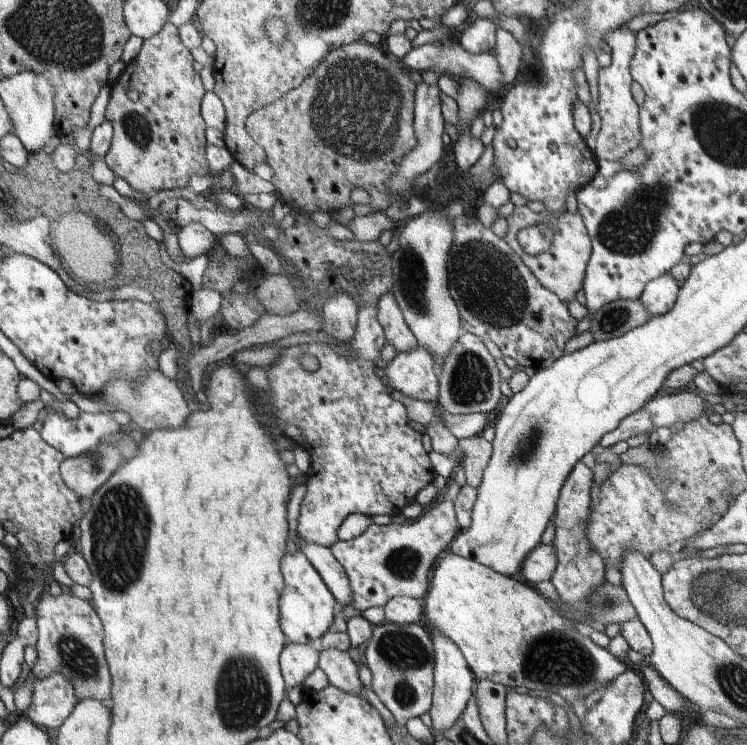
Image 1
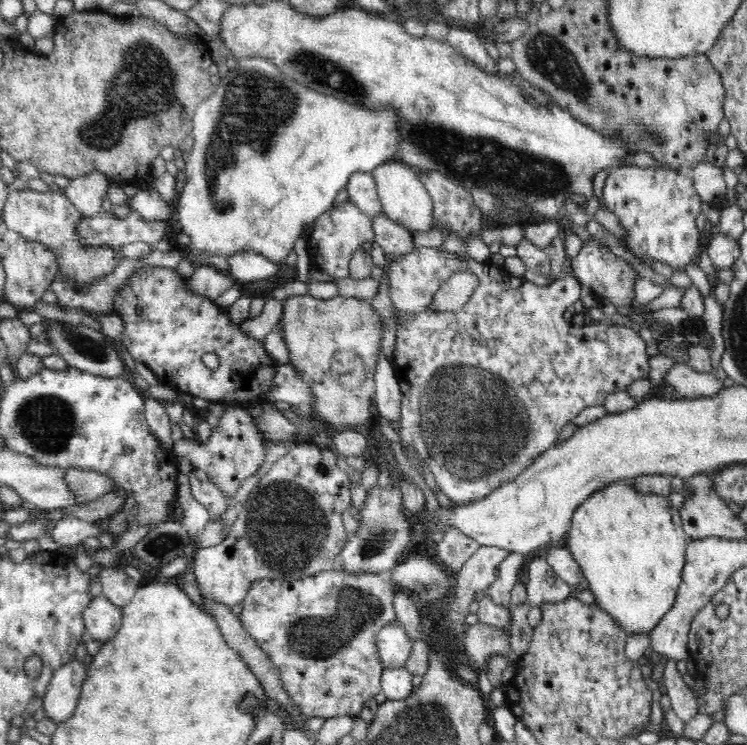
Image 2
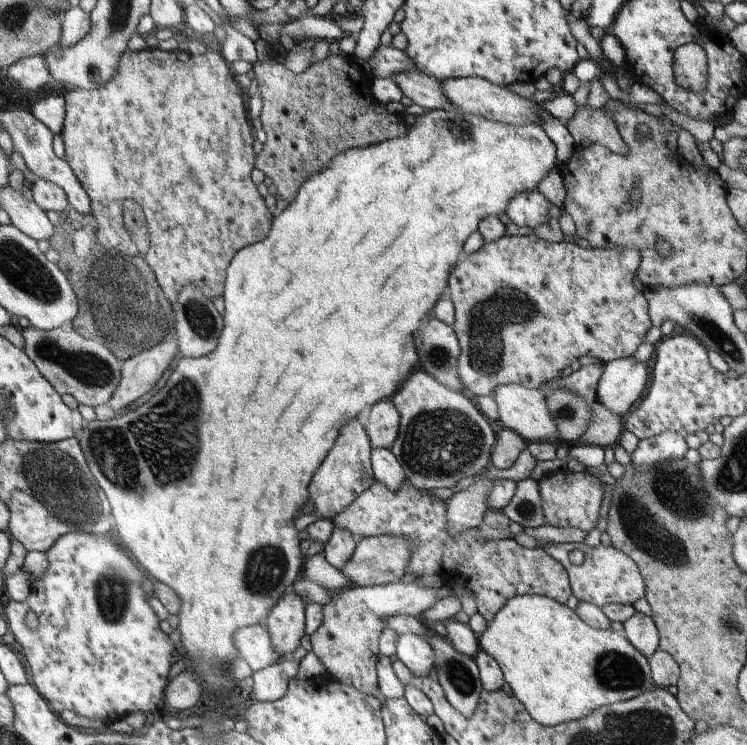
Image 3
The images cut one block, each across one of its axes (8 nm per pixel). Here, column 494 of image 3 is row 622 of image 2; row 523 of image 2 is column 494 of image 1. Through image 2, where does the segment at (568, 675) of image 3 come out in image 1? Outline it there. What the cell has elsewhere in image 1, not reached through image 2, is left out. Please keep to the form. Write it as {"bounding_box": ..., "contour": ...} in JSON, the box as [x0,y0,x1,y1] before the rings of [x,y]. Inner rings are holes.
{"bounding_box":[421,550,627,696],"contour":[[[449,550],[435,558],[421,614],[433,634],[441,634],[455,644],[475,680],[487,680],[503,688],[527,688],[541,694],[541,690],[559,692],[559,686],[573,684],[583,686],[587,696],[627,670],[607,648],[595,646],[569,622],[565,624],[553,604],[539,592]]]}

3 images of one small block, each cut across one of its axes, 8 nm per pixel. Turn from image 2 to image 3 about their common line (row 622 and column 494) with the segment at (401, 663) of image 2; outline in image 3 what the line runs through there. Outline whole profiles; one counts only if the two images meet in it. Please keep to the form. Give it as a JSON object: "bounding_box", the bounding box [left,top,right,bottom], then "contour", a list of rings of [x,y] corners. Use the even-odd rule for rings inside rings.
{"bounding_box":[491,384,561,446],"contour":[[[501,384],[501,386],[495,386],[491,396],[495,398],[495,404],[499,410],[499,422],[505,426],[505,430],[517,432],[527,444],[553,442],[555,446],[561,446],[559,428],[553,424],[551,416],[549,416],[547,398],[543,396],[541,388],[531,390],[531,388],[525,388],[521,384]]]}

